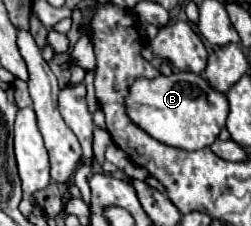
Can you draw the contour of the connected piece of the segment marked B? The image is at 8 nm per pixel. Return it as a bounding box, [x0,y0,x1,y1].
[125,72,229,150]

